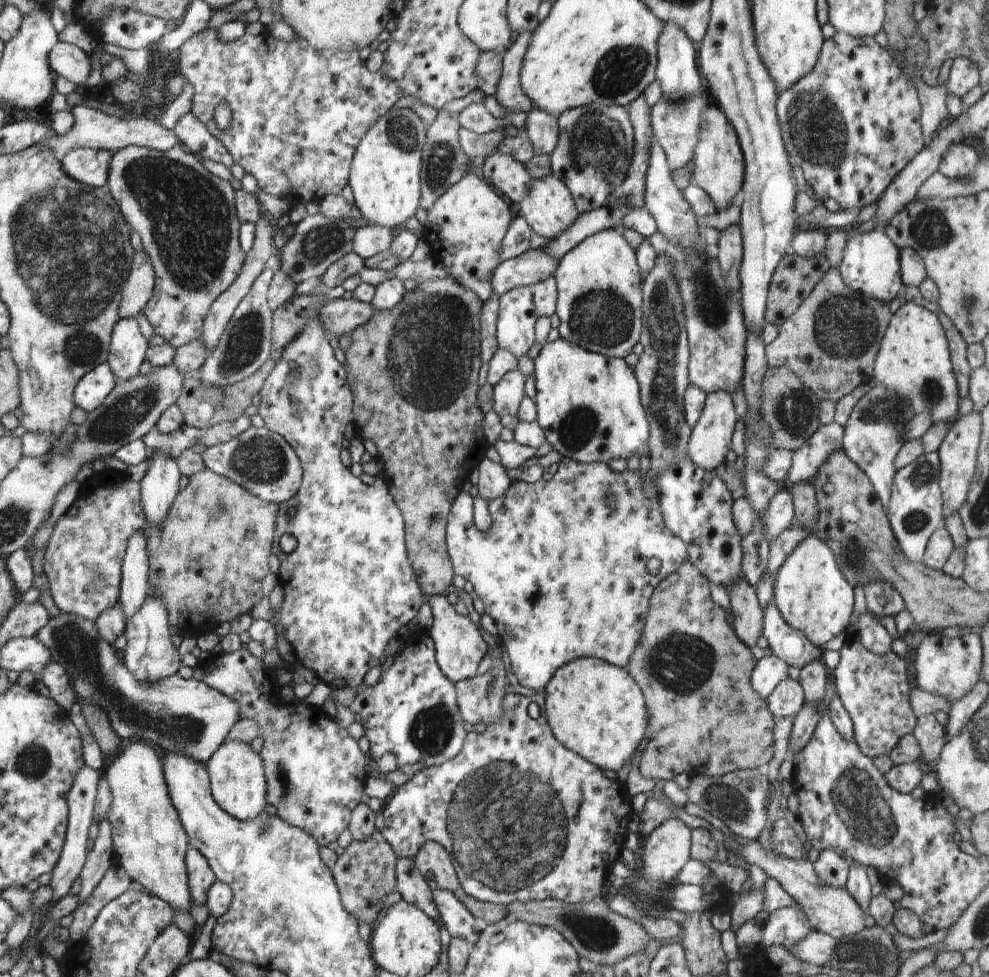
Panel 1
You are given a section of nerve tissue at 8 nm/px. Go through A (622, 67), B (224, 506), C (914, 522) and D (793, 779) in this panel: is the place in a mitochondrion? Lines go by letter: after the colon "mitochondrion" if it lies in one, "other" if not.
A: mitochondrion
B: mitochondrion
C: mitochondrion
D: other

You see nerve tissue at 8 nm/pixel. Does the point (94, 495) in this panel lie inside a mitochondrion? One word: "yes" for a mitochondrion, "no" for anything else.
no

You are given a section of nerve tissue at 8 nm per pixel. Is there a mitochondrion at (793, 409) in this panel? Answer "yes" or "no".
yes

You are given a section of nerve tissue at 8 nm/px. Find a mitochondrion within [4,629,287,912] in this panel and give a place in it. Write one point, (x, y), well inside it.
(33, 761)

